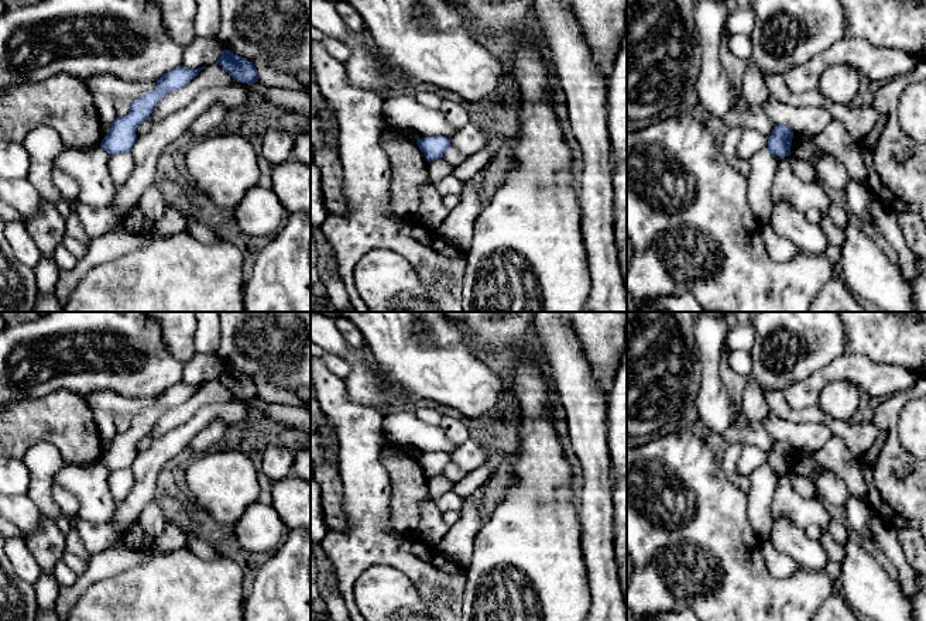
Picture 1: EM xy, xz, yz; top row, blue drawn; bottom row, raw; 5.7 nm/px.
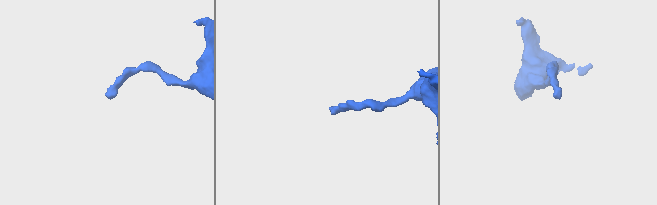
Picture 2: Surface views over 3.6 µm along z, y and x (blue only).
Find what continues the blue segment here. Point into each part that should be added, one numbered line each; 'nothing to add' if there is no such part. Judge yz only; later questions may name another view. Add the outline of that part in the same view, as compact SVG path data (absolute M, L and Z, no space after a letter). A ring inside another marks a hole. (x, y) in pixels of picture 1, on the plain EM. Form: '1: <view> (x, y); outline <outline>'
nothing to add

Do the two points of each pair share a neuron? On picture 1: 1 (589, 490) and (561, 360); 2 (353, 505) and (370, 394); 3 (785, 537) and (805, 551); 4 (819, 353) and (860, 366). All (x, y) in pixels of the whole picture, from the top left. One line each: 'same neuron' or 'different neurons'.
1: same neuron
2: different neurons
3: same neuron
4: different neurons

